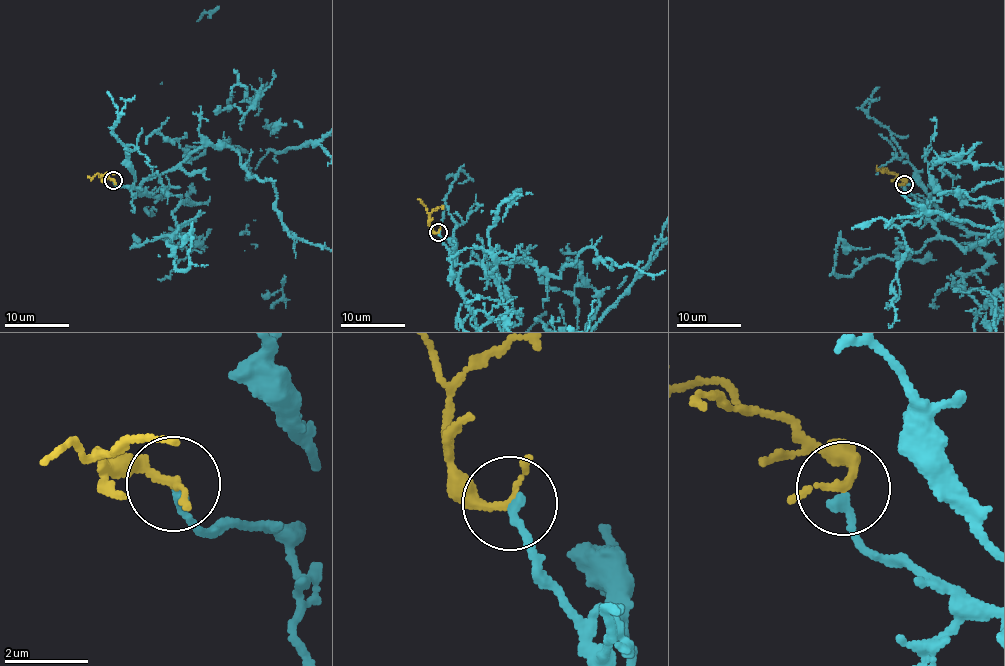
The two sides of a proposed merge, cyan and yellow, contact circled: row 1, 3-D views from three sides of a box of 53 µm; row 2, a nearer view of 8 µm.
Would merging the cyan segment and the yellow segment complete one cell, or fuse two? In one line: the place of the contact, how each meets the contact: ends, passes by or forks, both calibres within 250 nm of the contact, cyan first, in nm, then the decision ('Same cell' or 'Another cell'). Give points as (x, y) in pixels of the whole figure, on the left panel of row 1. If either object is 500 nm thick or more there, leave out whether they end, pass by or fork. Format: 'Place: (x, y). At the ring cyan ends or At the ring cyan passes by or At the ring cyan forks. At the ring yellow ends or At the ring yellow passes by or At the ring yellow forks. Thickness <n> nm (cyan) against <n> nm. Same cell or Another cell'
Place: (113, 180). At the ring cyan ends. At the ring yellow passes by. Thickness 220 nm (cyan) against 170 nm. Same cell

